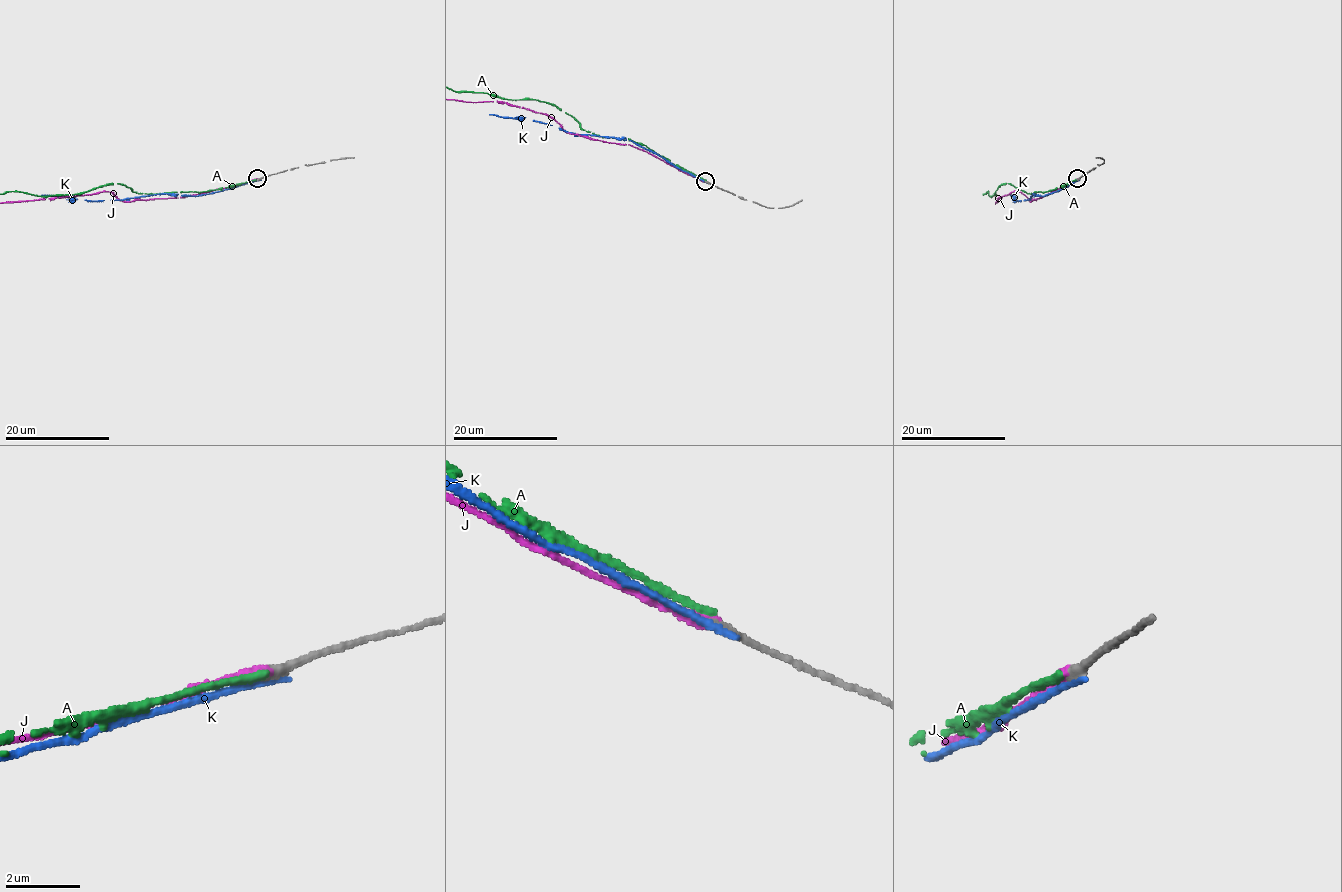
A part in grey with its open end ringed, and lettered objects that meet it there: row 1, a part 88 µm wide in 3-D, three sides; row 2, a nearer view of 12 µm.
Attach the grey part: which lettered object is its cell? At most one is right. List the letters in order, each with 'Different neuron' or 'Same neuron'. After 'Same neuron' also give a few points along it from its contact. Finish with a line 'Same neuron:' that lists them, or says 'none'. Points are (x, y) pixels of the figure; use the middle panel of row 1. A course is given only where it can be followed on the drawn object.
A: Different neuron
J: Same neuron
K: Different neuron
Same neuron: J

